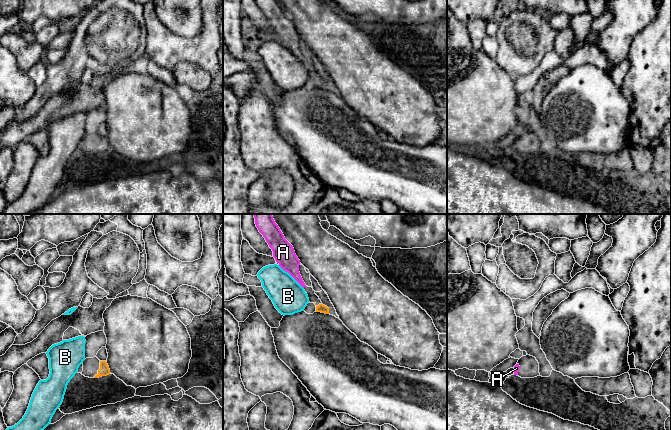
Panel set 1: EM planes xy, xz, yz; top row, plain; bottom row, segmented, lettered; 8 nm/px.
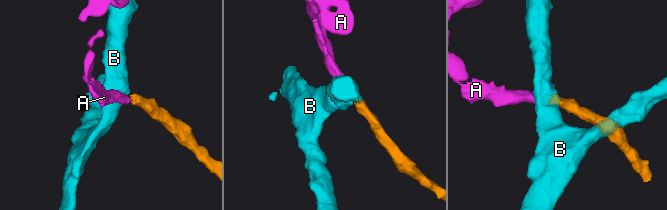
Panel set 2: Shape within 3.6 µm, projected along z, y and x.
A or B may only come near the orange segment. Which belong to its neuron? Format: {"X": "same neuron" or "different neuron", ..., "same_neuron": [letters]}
{"A": "same neuron", "B": "different neuron", "same_neuron": ["A"]}

